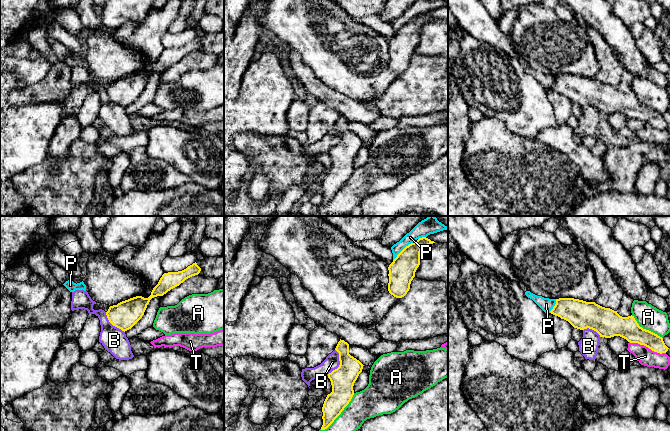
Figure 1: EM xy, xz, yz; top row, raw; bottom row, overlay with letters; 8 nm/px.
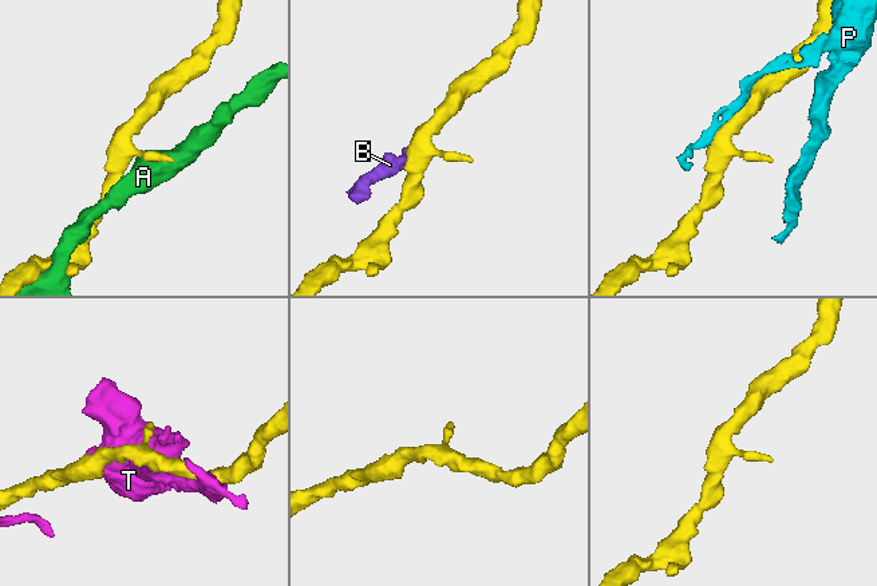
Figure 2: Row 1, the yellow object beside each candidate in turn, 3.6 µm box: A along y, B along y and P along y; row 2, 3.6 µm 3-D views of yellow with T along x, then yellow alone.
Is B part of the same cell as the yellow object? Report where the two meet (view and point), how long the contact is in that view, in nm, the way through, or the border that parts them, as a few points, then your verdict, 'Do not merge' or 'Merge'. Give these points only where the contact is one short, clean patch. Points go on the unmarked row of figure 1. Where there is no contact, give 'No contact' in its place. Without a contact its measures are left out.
Touches yellow at xz (340, 139). Shared border 220 nm. Boundary: xz (335, 125), (338, 129), (339, 141), (327, 151). Do not merge

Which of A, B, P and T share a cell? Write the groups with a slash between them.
A / B / P / T

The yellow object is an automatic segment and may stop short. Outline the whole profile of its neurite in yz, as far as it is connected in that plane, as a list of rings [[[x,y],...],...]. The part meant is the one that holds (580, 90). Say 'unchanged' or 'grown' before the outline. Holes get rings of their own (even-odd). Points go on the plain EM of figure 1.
unchanged; [[[574,74],[556,75],[551,90],[568,97],[574,104],[592,105],[600,113],[620,112],[630,119],[644,121],[657,129],[666,129],[668,123],[663,114],[639,102],[634,92],[622,93],[617,87],[602,83],[595,78]]]

